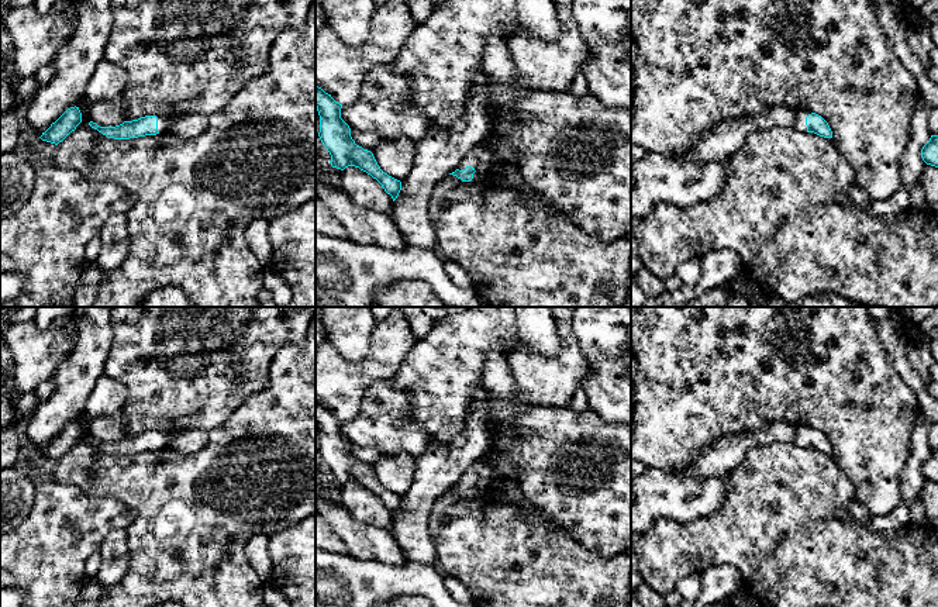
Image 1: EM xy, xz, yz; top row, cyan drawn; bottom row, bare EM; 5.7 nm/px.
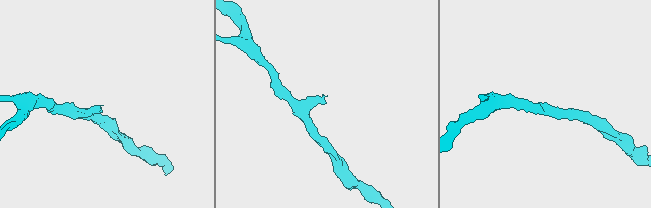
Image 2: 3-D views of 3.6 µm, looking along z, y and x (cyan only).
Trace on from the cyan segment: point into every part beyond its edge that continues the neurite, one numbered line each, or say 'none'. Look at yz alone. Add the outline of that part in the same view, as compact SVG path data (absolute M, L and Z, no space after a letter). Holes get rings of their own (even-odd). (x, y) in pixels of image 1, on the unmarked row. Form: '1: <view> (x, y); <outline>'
1: yz (800, 435); M797 425L797 432L796 432L796 439L794 439L796 445L807 448L806 432L808 430L811 430L811 428L806 427L806 425Z

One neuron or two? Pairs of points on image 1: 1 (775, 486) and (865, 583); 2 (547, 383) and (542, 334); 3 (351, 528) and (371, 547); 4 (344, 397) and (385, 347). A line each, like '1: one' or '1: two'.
1: one
2: two
3: one
4: one

